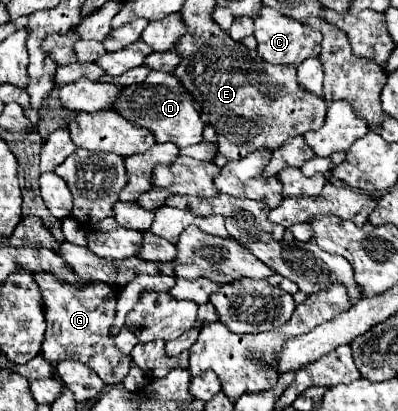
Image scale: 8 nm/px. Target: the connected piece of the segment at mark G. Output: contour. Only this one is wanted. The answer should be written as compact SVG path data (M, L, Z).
M35 273L35 281L43 293L45 323L47 323L45 341L41 347L43 357L51 363L59 363L63 359L79 359L89 369L93 369L107 385L121 383L129 373L131 359L117 351L115 341L109 335L117 303L113 289L105 283L79 289L69 283L57 281L55 275L51 273Z

